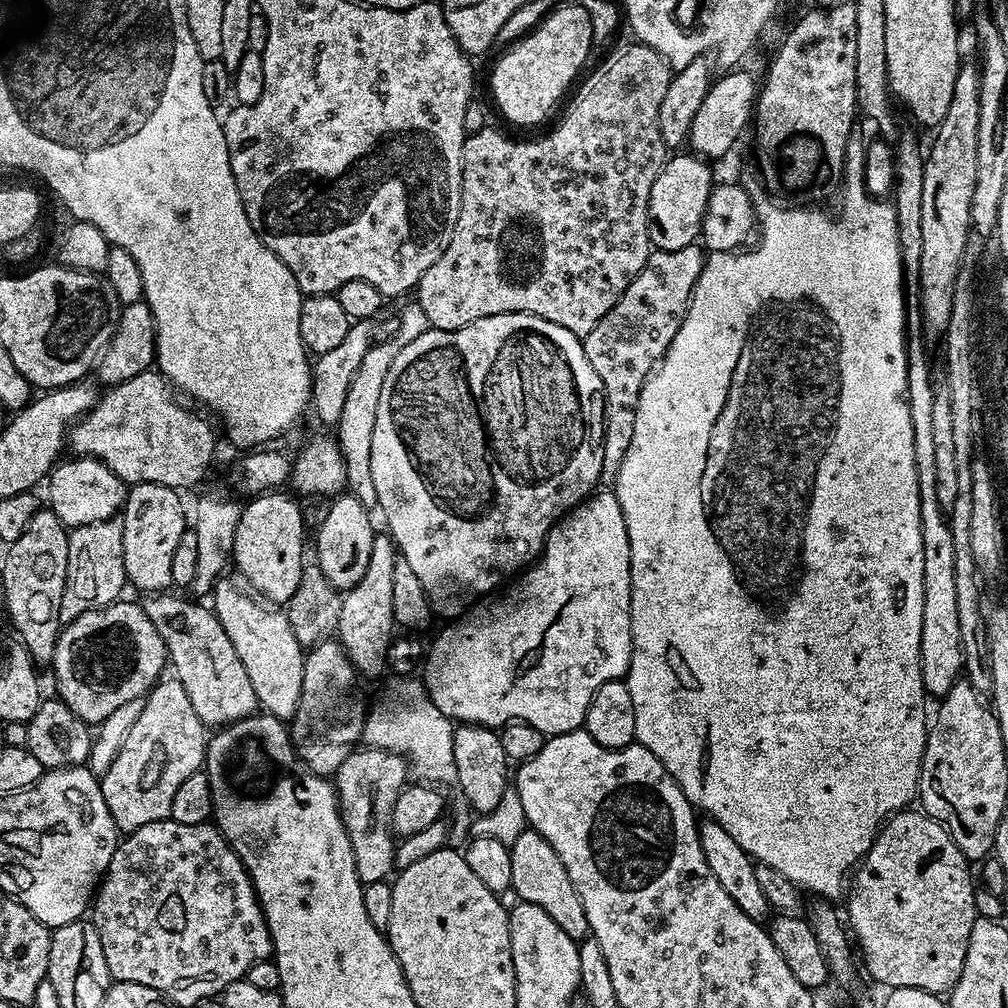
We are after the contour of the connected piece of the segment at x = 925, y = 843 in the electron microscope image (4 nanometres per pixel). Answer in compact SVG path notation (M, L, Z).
M912 810L894 812L885 819L870 850L855 869L856 881L853 884L851 881L847 893L846 924L855 943L860 943L859 955L860 952L864 955L864 964L873 981L884 982L893 988L914 987L944 994L956 985L962 974L968 953L968 935L977 917L976 888L968 869L970 862L946 829L923 811L908 811Z

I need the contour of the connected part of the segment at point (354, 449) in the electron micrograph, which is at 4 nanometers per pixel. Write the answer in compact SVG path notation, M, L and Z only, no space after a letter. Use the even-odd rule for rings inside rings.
M415 307L412 308L401 310L396 337L386 341L385 344L373 343L366 358L362 358L362 366L358 366L358 370L350 382L350 390L346 392L346 403L342 406L342 414L334 428L340 445L340 456L346 466L347 491L356 496L358 502L362 502L366 506L376 504L374 477L370 475L370 442L374 438L374 418L378 418L378 398L382 394L382 382L386 382L386 370L390 370L390 366L394 366L394 358L401 348L414 342L414 338L418 338L430 328L426 314Z

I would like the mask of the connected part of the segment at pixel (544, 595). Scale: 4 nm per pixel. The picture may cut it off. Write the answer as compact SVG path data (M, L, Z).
M600 491L577 504L576 507L564 513L556 521L555 526L548 532L548 538L544 542L544 551L538 562L533 563L519 579L512 582L517 582L517 584L509 583L499 595L492 598L497 598L497 600L489 599L487 602L477 603L463 618L449 623L452 625L433 642L432 649L427 649L426 661L428 660L428 665L424 668L422 683L428 689L429 698L433 700L435 706L438 706L439 710L442 710L442 714L448 716L451 721L463 724L480 724L484 728L499 730L509 720L521 720L534 726L534 730L541 732L545 738L561 736L567 732L583 729L586 710L590 706L598 686L611 680L627 677L628 667L632 661L632 555L630 554L630 538L626 530L622 506L618 502L615 491Z

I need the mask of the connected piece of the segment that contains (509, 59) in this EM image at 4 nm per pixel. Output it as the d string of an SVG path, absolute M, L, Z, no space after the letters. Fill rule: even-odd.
M572 2L553 7L536 27L507 49L509 52L492 72L492 96L501 114L512 124L542 123L563 98L564 91L566 96L573 87L572 79L581 75L580 67L588 64L591 49L590 14L583 6Z

